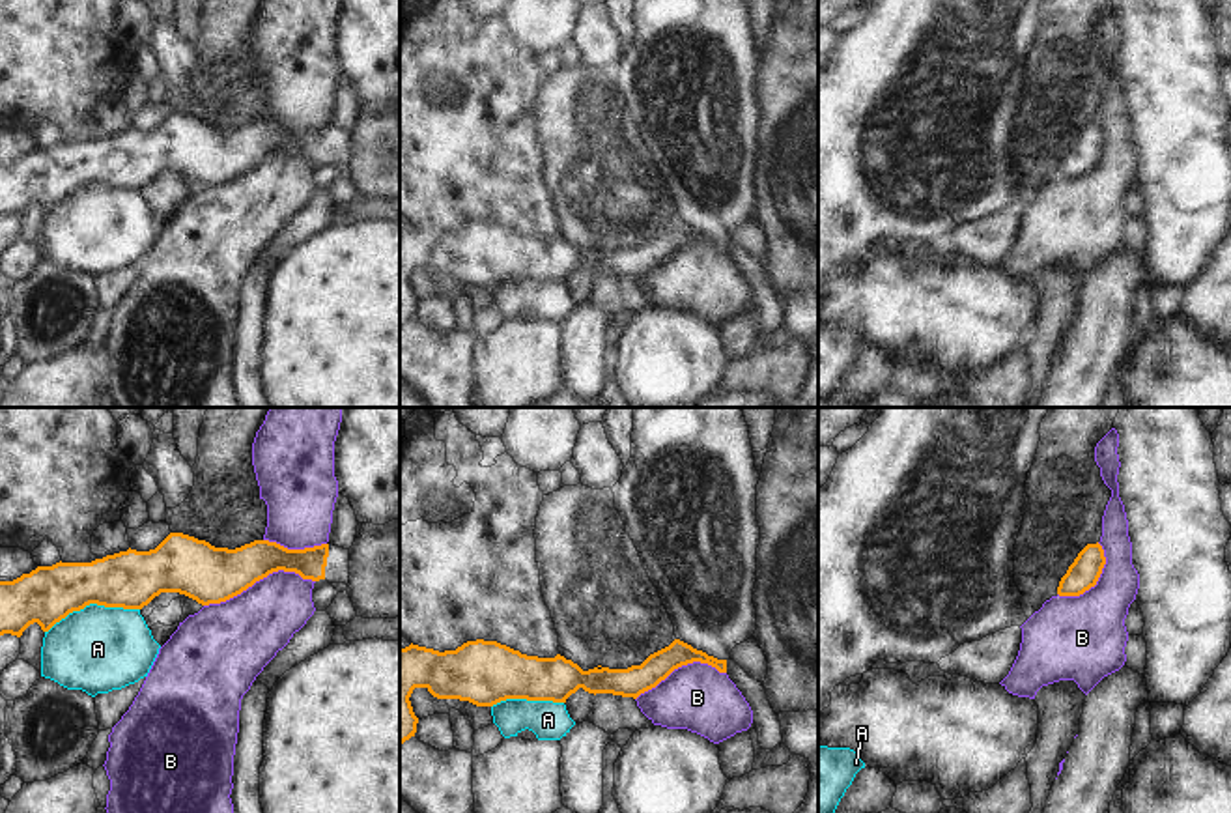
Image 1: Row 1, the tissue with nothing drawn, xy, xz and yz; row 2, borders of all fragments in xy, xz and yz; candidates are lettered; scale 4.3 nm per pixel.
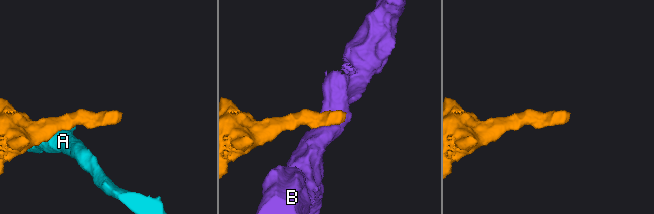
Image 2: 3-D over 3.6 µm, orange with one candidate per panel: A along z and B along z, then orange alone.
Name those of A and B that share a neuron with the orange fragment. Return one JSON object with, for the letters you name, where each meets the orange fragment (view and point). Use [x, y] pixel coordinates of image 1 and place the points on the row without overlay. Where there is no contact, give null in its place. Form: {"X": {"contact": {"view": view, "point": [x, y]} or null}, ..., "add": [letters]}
{"add": []}

